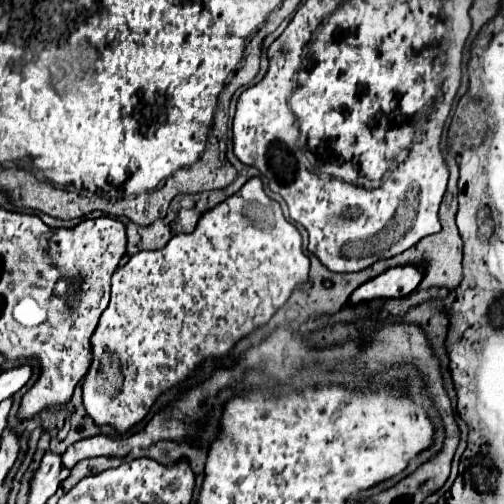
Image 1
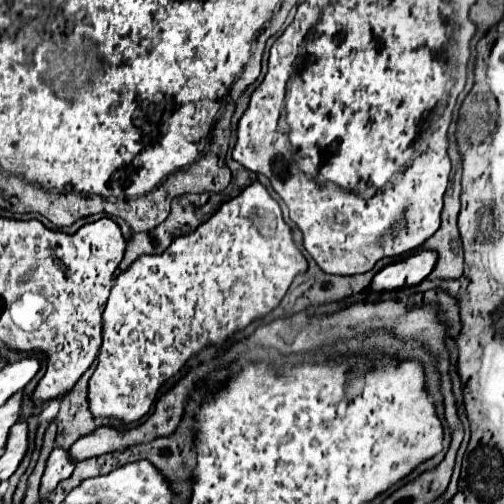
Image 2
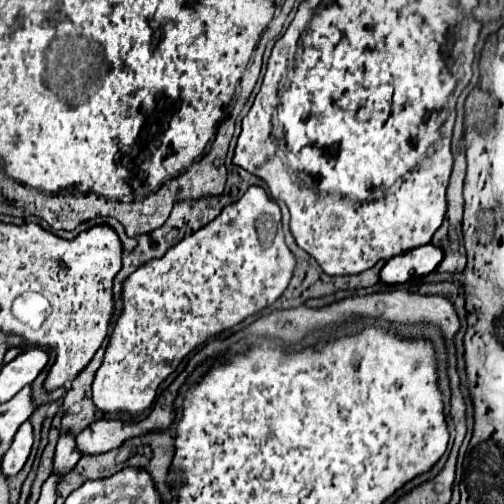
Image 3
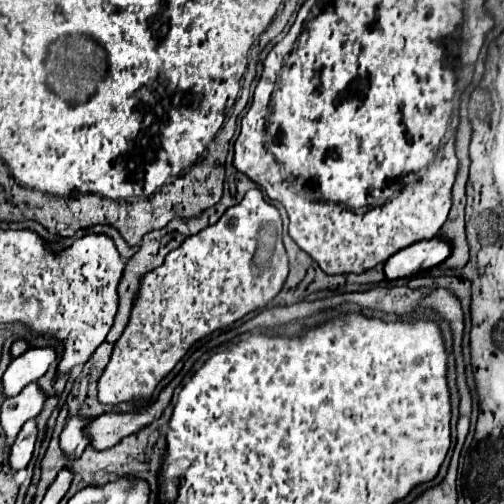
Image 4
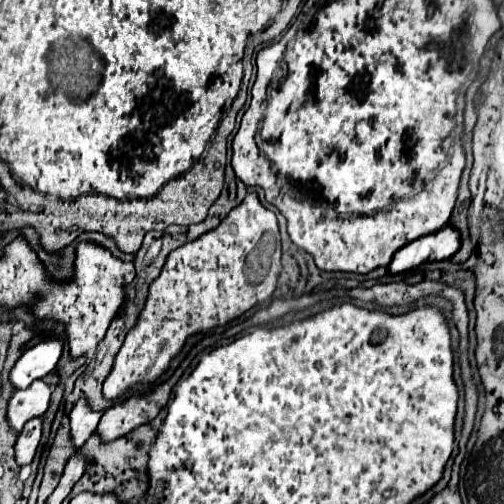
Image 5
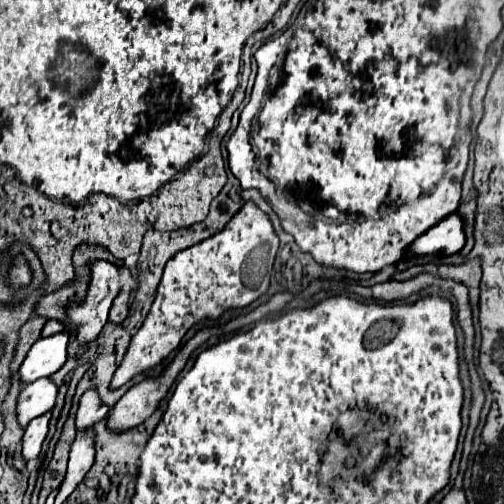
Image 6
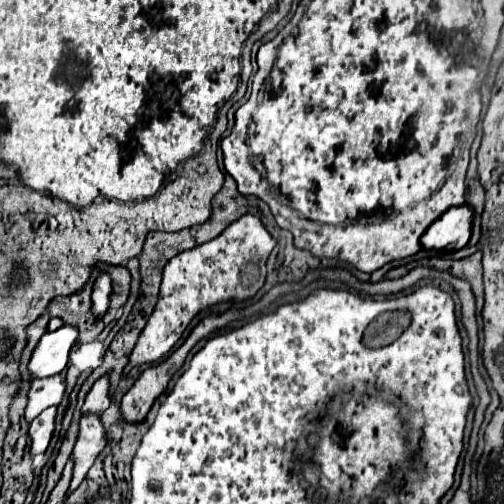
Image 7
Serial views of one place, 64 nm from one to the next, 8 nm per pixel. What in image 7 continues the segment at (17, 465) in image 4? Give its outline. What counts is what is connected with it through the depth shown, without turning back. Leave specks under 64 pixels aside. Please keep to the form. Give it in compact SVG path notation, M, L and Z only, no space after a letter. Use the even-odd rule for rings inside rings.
M50 406L44 414L40 414L38 418L34 418L30 422L30 430L28 430L28 436L30 436L30 452L32 456L36 454L44 454L44 450L48 448L48 442L52 438L52 432L54 432L54 416L56 416L56 406Z

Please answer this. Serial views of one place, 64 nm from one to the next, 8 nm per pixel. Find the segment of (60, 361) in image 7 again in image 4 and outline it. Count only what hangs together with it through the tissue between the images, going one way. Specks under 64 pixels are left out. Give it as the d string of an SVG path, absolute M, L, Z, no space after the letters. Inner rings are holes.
M28 348L6 368L2 376L2 394L6 398L20 394L20 390L30 382L36 382L54 360L56 352L52 348Z

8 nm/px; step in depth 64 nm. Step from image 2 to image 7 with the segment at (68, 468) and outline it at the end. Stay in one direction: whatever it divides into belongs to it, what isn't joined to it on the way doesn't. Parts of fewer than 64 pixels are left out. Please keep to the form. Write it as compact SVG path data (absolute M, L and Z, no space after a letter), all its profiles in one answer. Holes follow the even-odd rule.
M100 378L92 390L86 394L84 406L82 406L82 414L102 414L106 408L110 406L110 398L108 398L108 378Z

